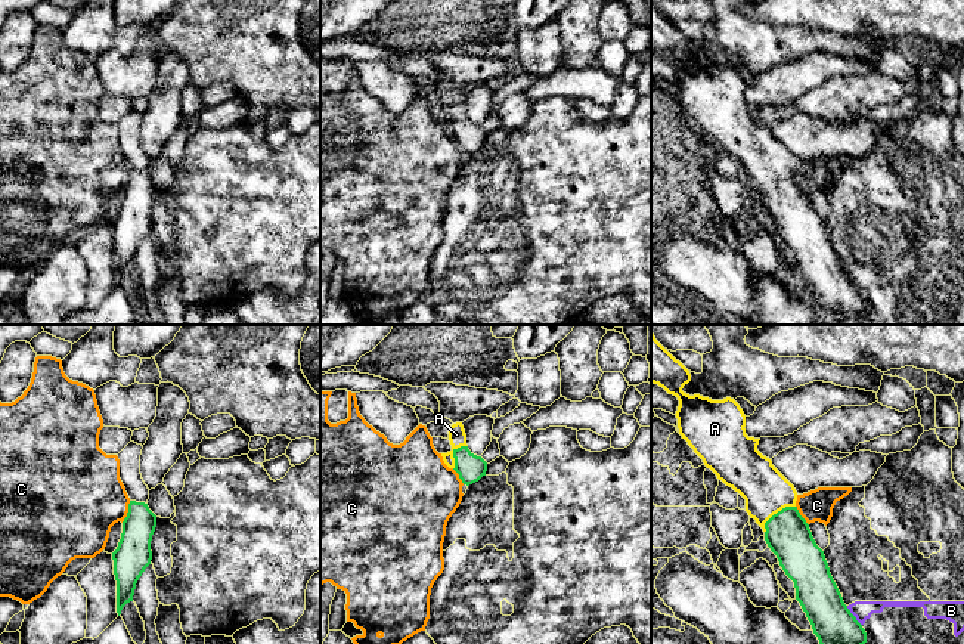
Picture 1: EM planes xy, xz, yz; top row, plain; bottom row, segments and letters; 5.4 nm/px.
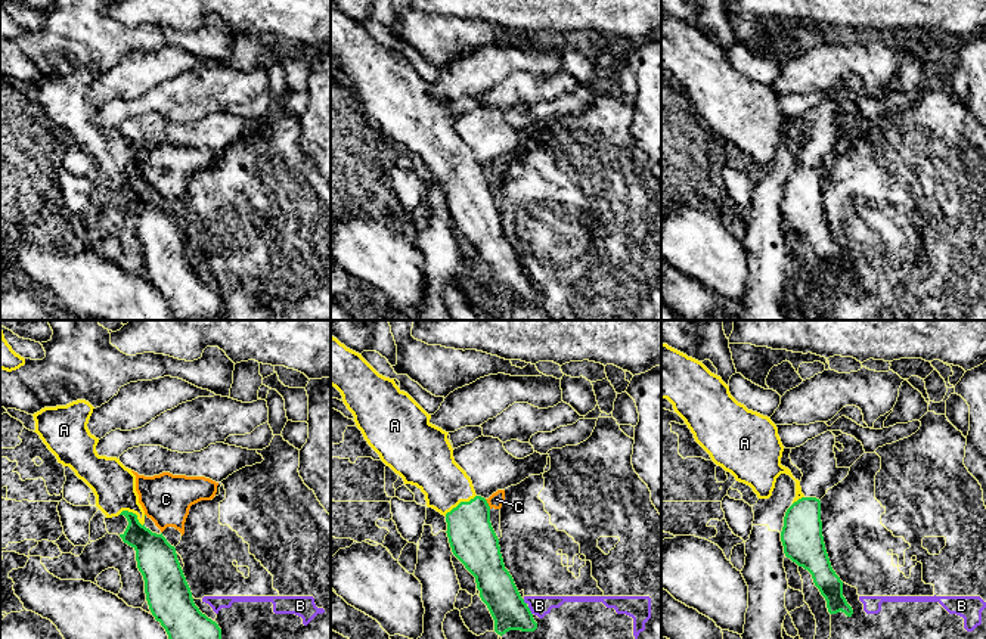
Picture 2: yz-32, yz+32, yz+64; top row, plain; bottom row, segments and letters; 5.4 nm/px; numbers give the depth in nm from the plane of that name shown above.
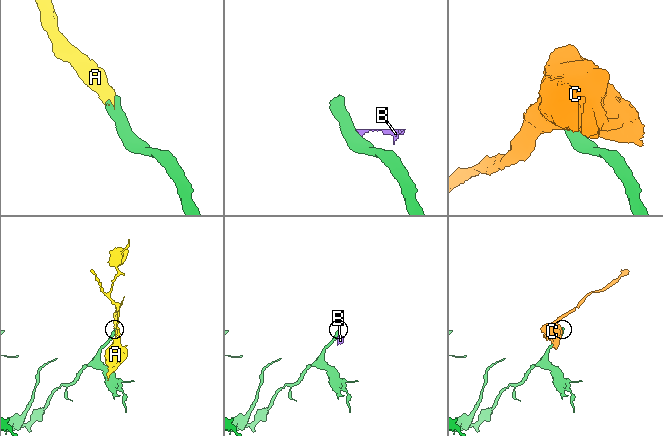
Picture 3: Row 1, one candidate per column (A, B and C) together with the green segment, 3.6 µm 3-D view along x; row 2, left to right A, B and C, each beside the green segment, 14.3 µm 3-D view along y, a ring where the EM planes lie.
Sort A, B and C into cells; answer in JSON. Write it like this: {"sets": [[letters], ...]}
{"sets": [["A"], ["B"], ["C"]]}

